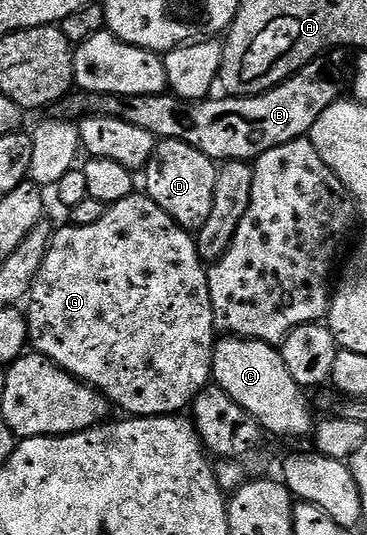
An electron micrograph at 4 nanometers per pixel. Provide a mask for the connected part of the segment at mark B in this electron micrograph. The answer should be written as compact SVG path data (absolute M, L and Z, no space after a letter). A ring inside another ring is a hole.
M341 49L317 55L306 67L261 95L190 101L178 99L172 93L147 93L143 97L70 93L48 108L47 115L64 123L80 121L88 115L106 115L127 121L127 125L136 125L138 129L147 129L154 140L183 141L214 161L256 161L267 149L279 149L287 141L306 138L315 121L339 102L341 90L344 87L346 90L351 75L351 59L345 55L348 54Z

